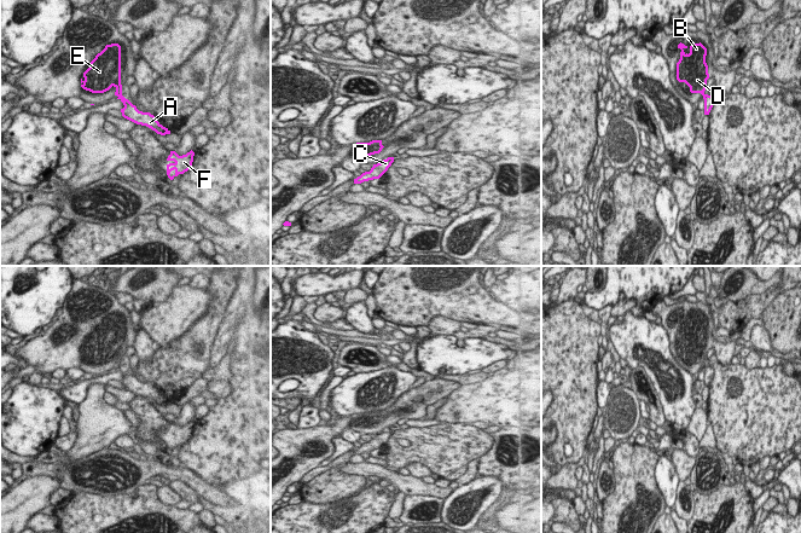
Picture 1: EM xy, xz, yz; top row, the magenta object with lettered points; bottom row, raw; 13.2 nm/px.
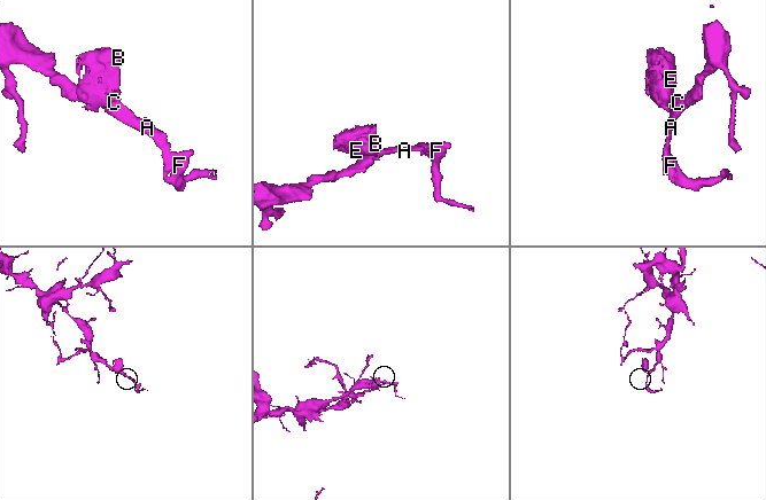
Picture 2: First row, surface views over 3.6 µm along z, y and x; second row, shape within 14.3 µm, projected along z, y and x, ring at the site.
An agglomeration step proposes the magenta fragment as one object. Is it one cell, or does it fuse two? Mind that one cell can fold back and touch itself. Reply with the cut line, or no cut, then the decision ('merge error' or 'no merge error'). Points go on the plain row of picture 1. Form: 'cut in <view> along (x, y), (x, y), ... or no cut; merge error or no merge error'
cut in xy along (121, 365), (119, 368); merge error

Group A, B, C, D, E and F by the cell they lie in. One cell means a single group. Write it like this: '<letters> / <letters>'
A C F / B D E

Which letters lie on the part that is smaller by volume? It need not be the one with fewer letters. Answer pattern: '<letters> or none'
B, D, E

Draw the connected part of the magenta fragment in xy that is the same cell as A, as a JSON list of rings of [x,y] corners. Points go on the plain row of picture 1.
[[[120,366],[117,370],[120,370],[124,378],[121,380],[122,387],[137,395],[146,396],[155,401],[157,405],[166,406],[170,405],[170,401],[166,398],[163,398],[157,389],[151,386],[150,383],[143,383],[137,380],[135,376],[133,376],[128,370],[126,370],[123,366]]]

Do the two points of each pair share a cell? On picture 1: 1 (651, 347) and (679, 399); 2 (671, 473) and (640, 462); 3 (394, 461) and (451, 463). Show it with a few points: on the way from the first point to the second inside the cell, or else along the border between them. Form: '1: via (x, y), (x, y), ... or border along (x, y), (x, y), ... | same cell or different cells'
1: via (666, 358), (679, 369), (684, 384) | same cell
2: border along (657, 453), (655, 482), (657, 490), (663, 496) | different cells
3: via (408, 455), (436, 455) | same cell

